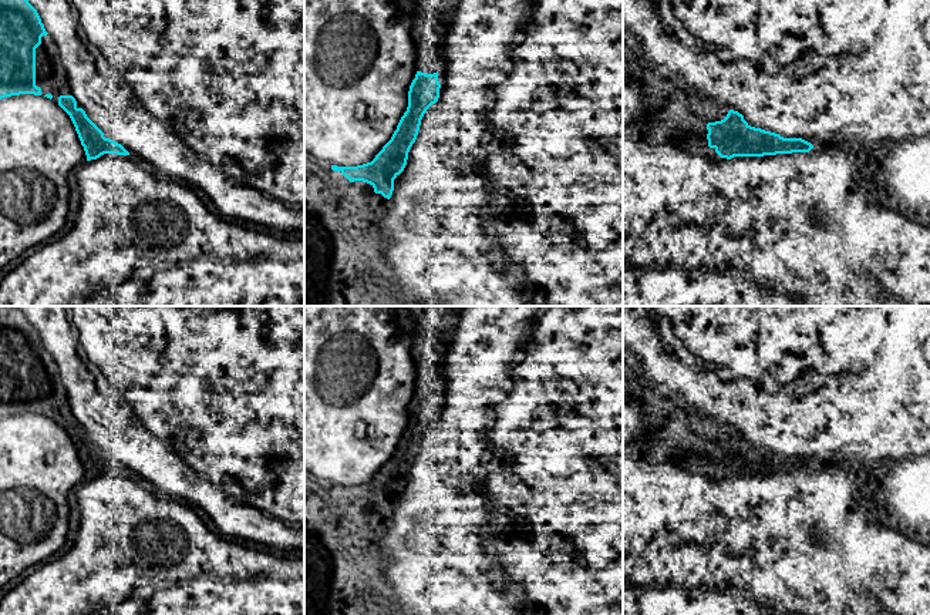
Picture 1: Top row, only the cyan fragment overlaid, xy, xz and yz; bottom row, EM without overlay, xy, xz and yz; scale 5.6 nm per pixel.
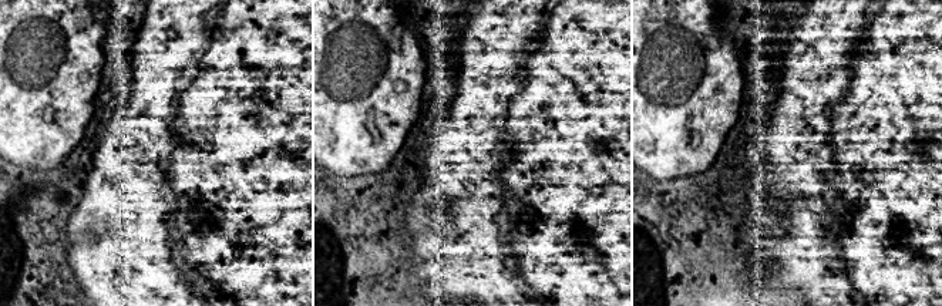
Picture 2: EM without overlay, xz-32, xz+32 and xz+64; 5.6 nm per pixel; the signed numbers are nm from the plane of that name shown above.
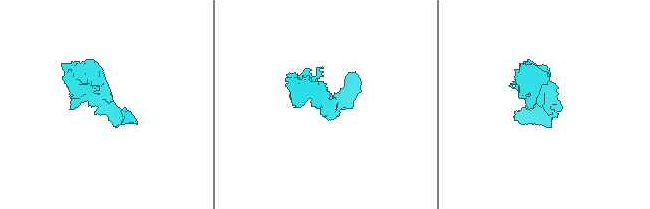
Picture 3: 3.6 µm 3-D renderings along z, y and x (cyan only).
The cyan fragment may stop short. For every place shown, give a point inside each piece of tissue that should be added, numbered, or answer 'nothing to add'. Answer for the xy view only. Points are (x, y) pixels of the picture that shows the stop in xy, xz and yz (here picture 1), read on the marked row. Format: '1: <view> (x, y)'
1: xy (50, 74)

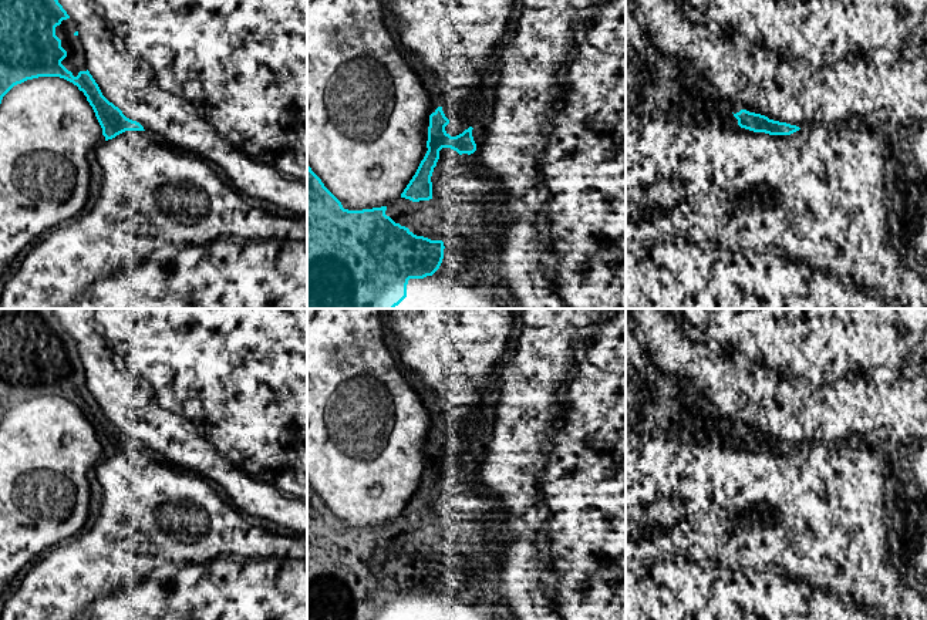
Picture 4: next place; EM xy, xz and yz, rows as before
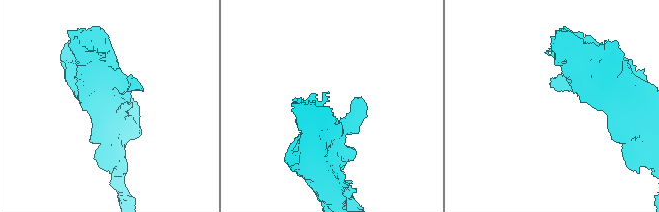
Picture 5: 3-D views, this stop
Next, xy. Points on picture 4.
1: xy (76, 60)

